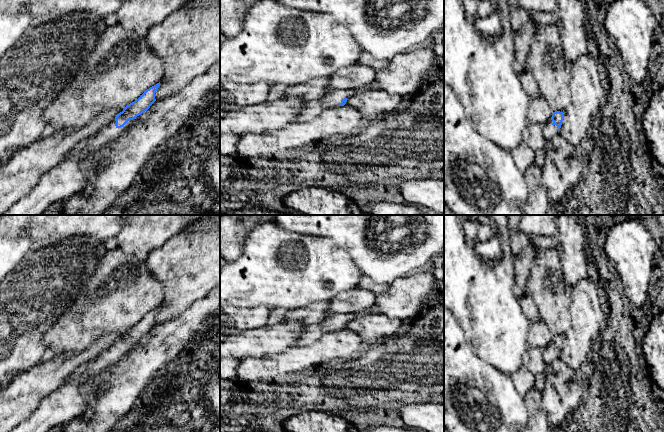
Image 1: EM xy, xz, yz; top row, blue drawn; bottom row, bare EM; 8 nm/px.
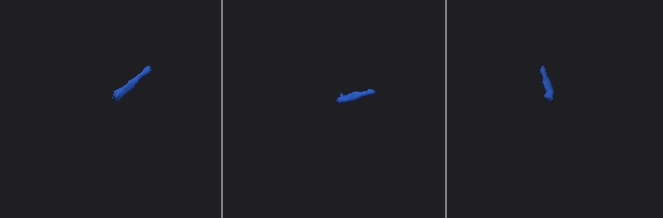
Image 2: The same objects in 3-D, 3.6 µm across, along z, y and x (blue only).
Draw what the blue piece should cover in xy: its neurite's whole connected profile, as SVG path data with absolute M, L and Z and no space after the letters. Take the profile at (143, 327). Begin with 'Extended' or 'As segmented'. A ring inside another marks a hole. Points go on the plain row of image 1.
Extended. M160 306L147 313L138 323L124 331L113 345L100 353L94 359L86 362L81 370L76 371L73 376L77 376L80 381L88 375L96 375L102 370L117 363L125 356L131 348L156 325L155 317L160 310Z

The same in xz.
Extended. M331 314L327 319L318 325L308 325L296 343L296 347L307 346L318 338L320 331L327 333L344 330L347 324L354 320L355 316L351 314Z

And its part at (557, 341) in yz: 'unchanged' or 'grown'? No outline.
grown

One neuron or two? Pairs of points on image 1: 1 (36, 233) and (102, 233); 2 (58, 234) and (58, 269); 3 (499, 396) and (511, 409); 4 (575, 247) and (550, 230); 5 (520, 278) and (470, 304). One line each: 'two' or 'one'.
1: one
2: two
3: one
4: two
5: two

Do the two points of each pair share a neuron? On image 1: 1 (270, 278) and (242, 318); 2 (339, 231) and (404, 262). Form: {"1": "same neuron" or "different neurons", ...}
{"1": "different neurons", "2": "same neuron"}

